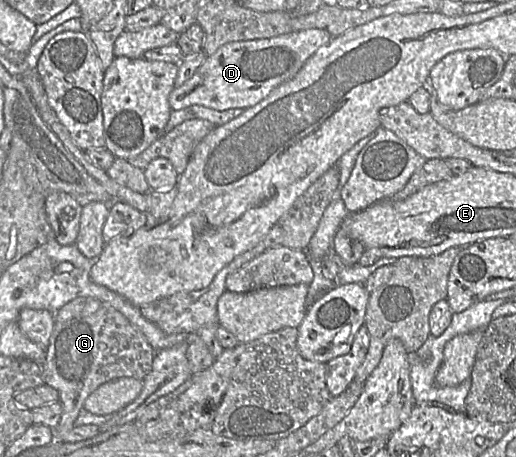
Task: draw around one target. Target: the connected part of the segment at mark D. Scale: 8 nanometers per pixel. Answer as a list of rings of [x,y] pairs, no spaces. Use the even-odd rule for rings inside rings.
[[[307,29],[272,38],[234,41],[208,56],[195,74],[169,94],[173,110],[202,105],[218,111],[252,107],[295,76],[305,62],[333,37],[323,29]]]

